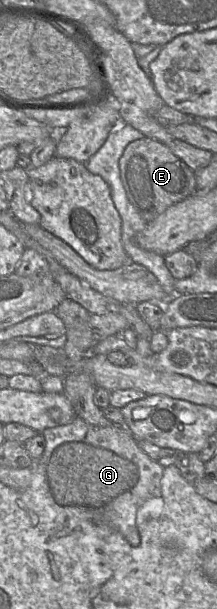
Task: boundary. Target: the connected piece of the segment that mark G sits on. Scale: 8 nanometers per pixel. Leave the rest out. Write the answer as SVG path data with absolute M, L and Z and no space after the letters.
M81 441L58 446L47 464L47 475L59 505L101 508L134 487L139 479L139 470L130 460Z

